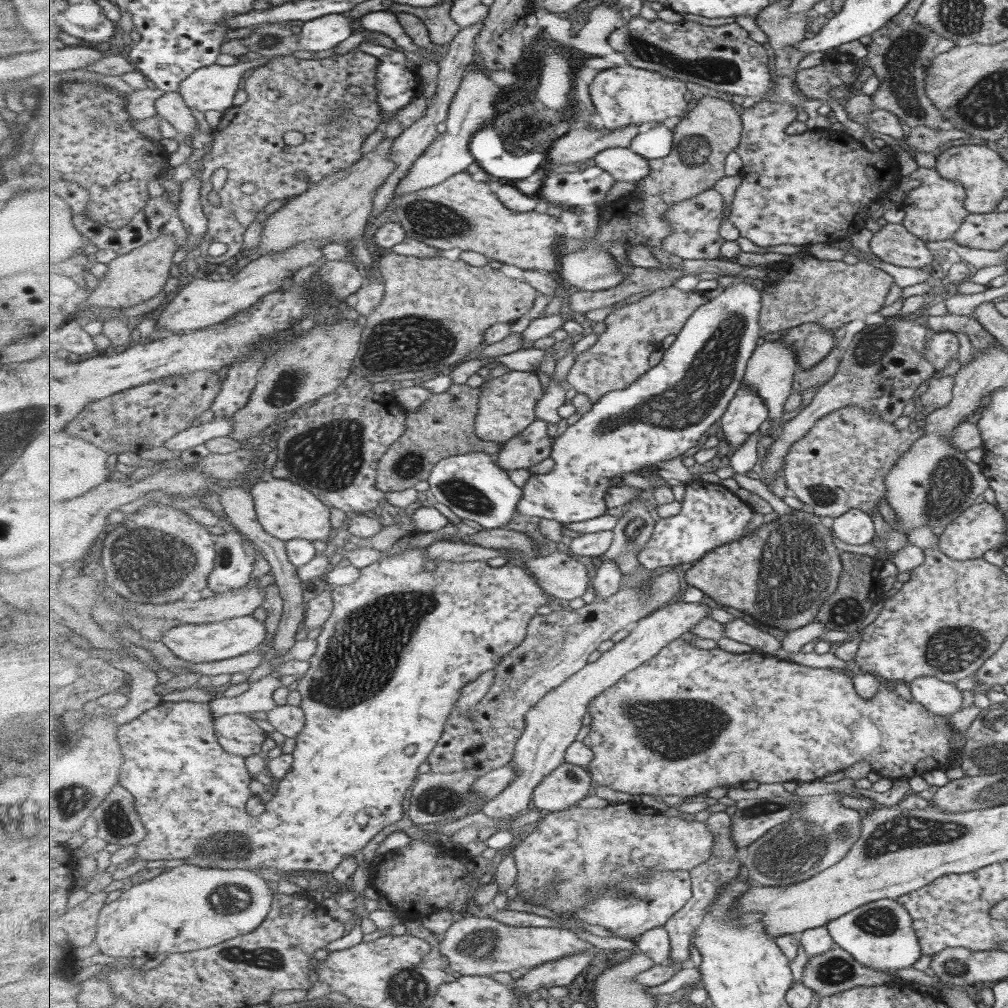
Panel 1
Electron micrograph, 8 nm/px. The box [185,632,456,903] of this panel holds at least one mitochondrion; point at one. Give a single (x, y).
(227, 849)

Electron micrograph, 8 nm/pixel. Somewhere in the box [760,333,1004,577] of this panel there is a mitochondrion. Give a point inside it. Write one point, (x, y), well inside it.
(949, 484)

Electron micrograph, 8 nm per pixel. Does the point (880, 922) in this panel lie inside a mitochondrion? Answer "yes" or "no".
yes

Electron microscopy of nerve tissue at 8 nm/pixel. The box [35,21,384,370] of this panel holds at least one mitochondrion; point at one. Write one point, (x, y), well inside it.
(324, 120)

